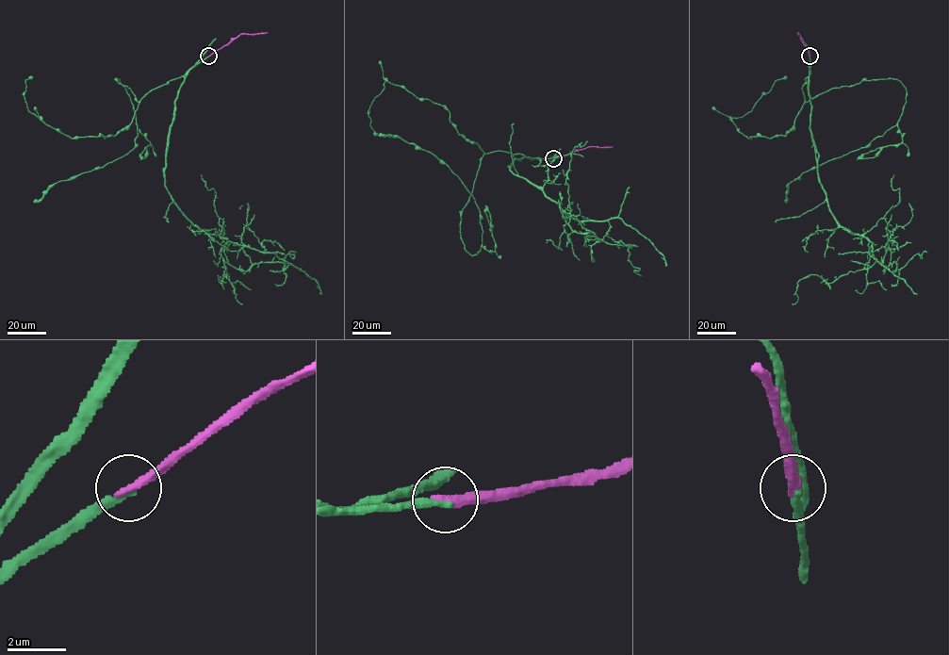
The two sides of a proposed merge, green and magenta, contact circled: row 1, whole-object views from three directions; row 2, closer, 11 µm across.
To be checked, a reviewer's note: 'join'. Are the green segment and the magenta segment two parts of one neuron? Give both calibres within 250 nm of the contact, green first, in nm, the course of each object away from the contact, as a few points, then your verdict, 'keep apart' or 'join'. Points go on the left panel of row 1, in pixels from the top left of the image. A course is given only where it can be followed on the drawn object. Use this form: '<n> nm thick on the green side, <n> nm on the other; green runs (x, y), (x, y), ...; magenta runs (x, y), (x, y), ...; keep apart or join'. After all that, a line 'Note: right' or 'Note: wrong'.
240 nm thick on the green side, 340 nm on the other; green runs (208, 56), (139, 102), (116, 78), (136, 116), (134, 148), (102, 167), (59, 181), (33, 201); magenta runs (208, 56), (242, 34), (268, 33); join
Note: right

